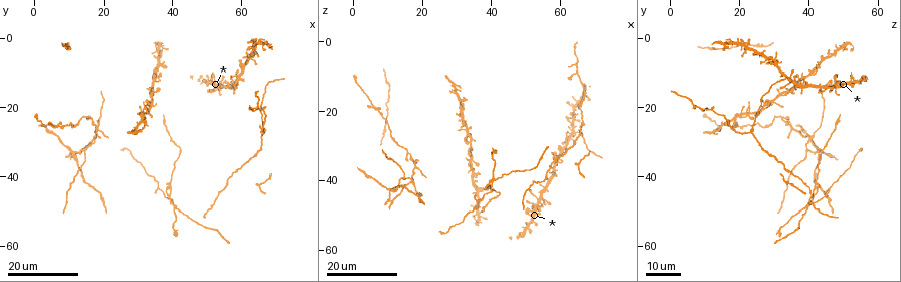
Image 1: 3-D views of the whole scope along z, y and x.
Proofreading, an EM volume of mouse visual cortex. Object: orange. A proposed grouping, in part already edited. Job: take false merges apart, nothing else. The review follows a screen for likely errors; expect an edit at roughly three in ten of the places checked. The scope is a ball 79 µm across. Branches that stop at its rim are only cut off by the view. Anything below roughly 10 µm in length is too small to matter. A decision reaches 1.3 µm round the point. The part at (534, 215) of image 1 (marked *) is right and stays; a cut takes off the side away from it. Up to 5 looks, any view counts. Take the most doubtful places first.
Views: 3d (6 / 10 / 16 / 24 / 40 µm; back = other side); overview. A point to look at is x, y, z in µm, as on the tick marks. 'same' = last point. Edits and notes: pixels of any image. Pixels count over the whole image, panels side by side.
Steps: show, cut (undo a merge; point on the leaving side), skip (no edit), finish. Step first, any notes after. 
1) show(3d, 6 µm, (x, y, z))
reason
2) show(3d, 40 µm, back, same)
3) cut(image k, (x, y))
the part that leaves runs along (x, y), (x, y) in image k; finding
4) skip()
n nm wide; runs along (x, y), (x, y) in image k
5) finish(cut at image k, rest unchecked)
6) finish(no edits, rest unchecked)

show(3d, 16 µm, (63.0, 5.5, 28.0))
four arms meet

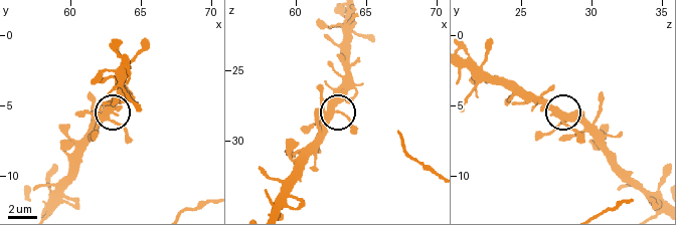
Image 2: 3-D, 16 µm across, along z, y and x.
show(3d, 6 µm, (62.8, 6.0, 28.0))
closer look

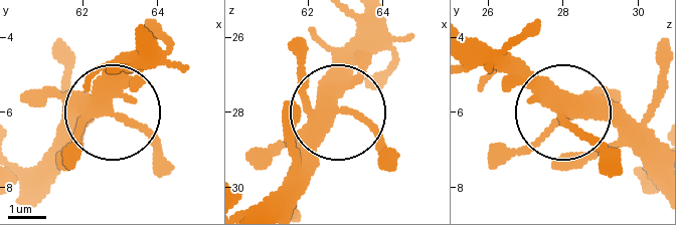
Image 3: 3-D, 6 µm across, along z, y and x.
show(3d, 6 µm, back, (62.85, 6.05, 27.95))

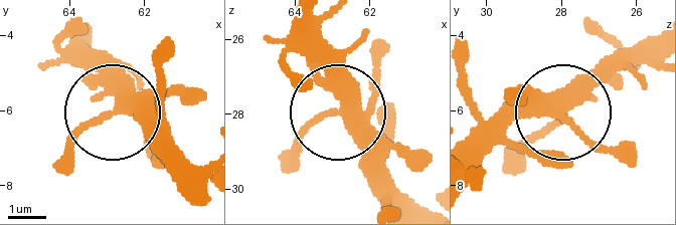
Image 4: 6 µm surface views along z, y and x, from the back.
skip()
4 arms; runs along (409, 202), (339, 111), (336, 51) in image 4; continuous, no second neuron

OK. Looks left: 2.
show(3d, 24 µm, (66.5, 26.5, 23.5))
three arms meet

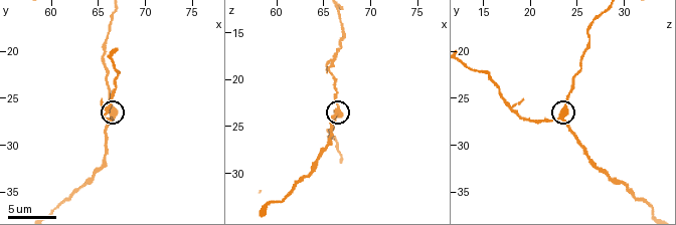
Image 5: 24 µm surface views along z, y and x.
show(3d, 10 µm, (66.6, 27.2, 23.4))

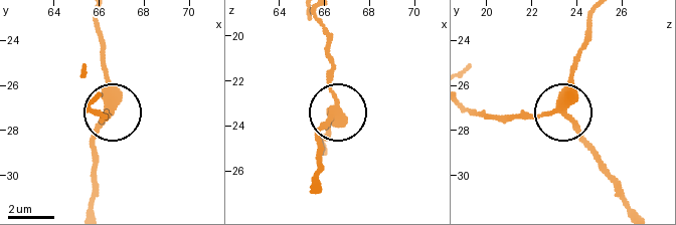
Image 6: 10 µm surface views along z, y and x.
skip()
continuous, no second neuron

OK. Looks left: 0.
finish(no edits, rest unchecked)

